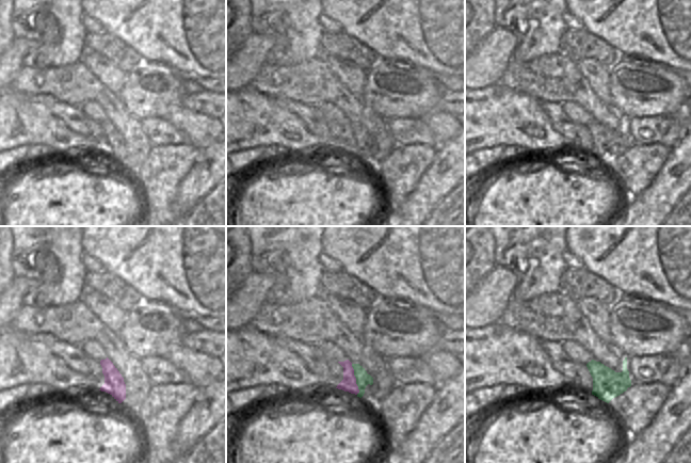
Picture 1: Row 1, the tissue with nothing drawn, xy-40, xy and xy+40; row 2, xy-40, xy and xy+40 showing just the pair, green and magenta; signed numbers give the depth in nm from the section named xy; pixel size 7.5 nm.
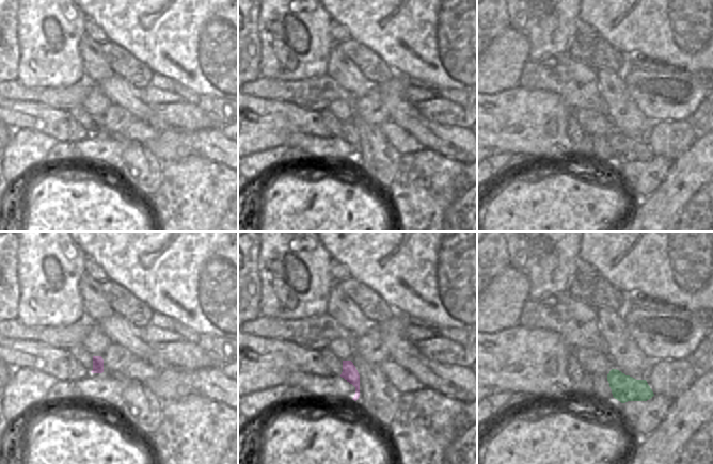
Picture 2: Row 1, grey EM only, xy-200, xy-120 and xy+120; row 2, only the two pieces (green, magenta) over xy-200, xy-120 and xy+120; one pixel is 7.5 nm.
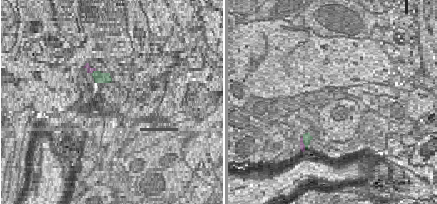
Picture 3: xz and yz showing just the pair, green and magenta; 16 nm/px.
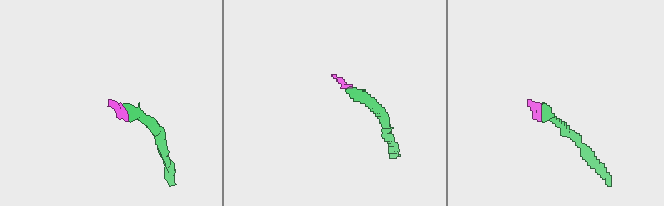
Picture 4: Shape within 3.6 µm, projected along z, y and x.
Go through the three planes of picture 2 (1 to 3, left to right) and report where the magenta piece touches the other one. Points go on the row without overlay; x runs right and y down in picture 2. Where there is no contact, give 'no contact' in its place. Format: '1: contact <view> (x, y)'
1: no contact
2: no contact
3: no contact

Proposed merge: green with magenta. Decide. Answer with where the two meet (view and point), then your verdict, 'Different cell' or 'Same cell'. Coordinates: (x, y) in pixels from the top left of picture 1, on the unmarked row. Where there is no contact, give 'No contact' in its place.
Touches green at xy (356, 140). Same cell.

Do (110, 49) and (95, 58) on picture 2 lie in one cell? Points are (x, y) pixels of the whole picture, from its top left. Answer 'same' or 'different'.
different

